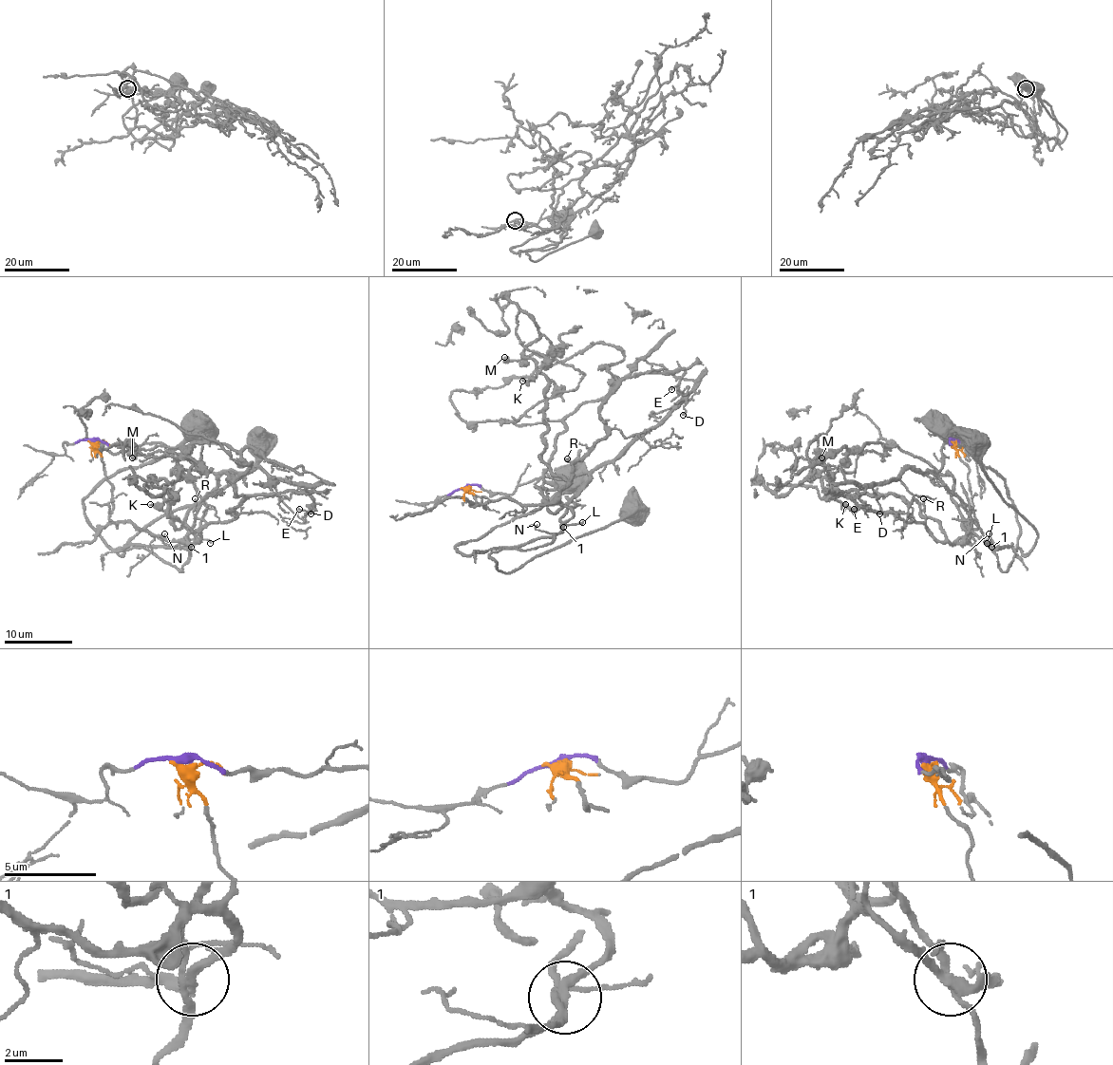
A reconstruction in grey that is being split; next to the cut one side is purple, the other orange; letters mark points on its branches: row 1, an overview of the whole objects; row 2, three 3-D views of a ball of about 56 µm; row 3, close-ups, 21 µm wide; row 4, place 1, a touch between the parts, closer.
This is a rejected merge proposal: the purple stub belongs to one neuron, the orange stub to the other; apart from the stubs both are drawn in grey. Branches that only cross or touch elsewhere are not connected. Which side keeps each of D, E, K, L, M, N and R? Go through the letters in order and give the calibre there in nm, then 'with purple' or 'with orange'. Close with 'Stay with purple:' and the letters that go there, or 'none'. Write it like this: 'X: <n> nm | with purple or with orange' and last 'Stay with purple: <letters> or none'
D: 120 nm | with orange
E: 130 nm | with orange
K: 280 nm | with orange
L: 130 nm | with purple
M: 550 nm | with orange
N: 70 nm | with orange
R: 180 nm | with orange
Stay with purple: L

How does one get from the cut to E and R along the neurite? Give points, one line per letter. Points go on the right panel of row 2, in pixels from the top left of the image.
E: (952, 442), (970, 470), (970, 540), (942, 542), (923, 524), (834, 492), (854, 490), (854, 508)
R: (952, 442), (959, 459), (970, 470), (972, 503), (962, 522), (970, 540), (937, 539), (925, 524), (923, 498)

